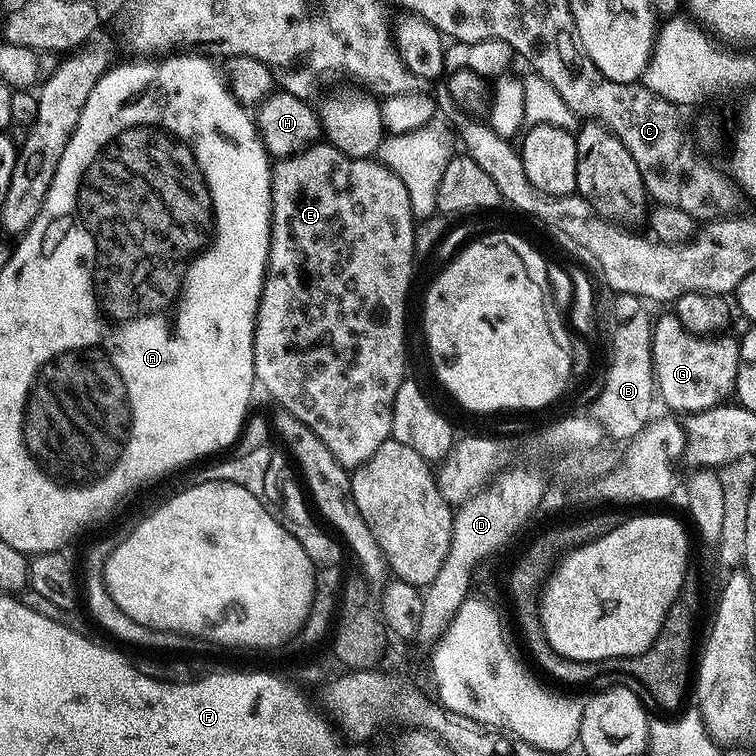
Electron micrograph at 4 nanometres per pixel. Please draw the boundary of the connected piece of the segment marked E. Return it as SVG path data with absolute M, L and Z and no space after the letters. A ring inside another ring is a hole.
M317 142L296 156L276 160L272 169L272 241L268 247L268 271L264 273L264 289L256 311L254 334L254 366L259 387L264 387L280 403L283 411L294 414L310 428L334 454L343 468L349 470L364 464L382 442L392 434L392 407L398 386L406 378L404 372L404 307L408 304L408 287L412 284L414 217L406 186L379 159L354 158L338 151L327 142Z

